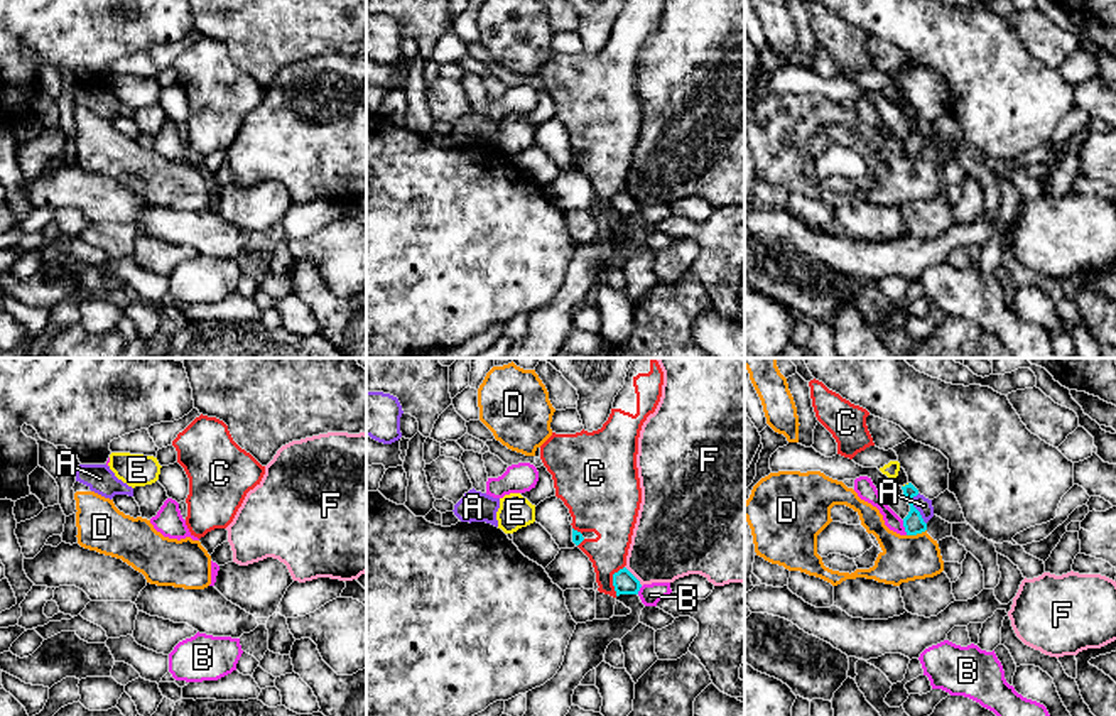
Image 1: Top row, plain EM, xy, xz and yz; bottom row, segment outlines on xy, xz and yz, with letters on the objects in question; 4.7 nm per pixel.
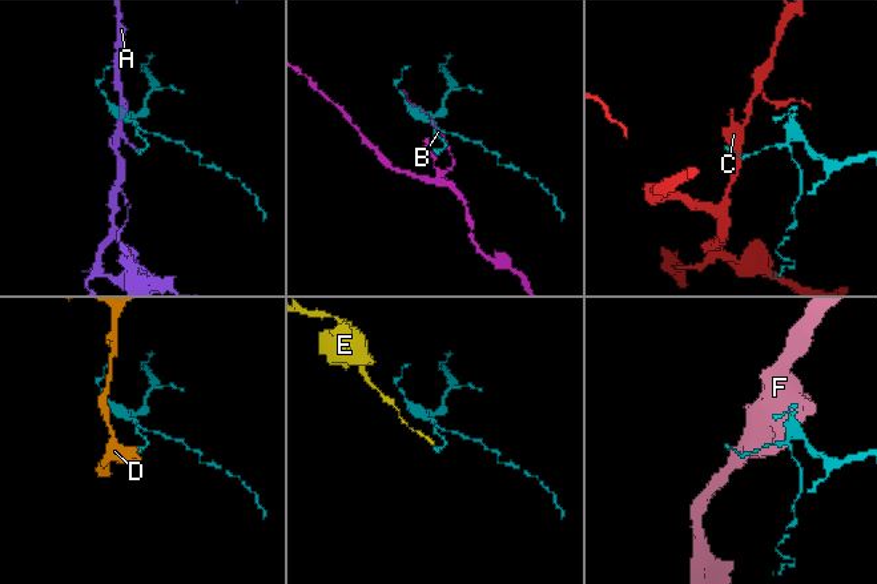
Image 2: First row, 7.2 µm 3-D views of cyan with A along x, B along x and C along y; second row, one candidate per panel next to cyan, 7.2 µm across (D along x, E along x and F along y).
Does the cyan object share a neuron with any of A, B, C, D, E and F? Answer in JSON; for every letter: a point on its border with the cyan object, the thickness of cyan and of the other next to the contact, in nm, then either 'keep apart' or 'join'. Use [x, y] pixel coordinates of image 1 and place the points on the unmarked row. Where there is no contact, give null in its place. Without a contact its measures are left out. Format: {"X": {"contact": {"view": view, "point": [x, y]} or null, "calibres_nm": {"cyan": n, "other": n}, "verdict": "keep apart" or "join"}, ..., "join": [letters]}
{"A": {"contact": {"view": "yz", "point": [915, 130]}, "calibres_nm": {"cyan": 100, "other": 80}, "verdict": "keep apart"}, "B": {"contact": {"view": "yz", "point": [904, 147]}, "calibres_nm": {"cyan": 100, "other": 90}, "verdict": "keep apart"}, "C": {"contact": {"view": "xz", "point": [613, 201]}, "calibres_nm": {"cyan": 110, "other": 180}, "verdict": "keep apart"}, "D": {"contact": {"view": "yz", "point": [915, 156]}, "calibres_nm": {"cyan": 100, "other": 220}, "verdict": "keep apart"}, "E": {"contact": {"view": "yz", "point": [905, 107]}, "calibres_nm": {"cyan": 100, "other": 20}, "verdict": "keep apart"}, "F": {"contact": {"view": "xz", "point": [633, 198]}, "calibres_nm": {"cyan": 110, "other": 360}, "verdict": "keep apart"}, "join": []}

